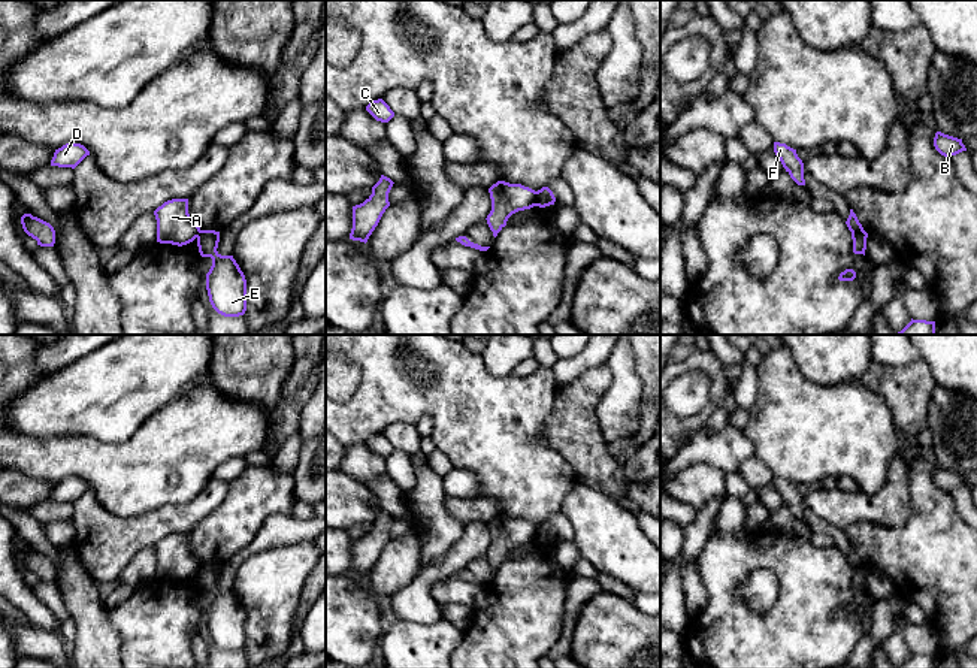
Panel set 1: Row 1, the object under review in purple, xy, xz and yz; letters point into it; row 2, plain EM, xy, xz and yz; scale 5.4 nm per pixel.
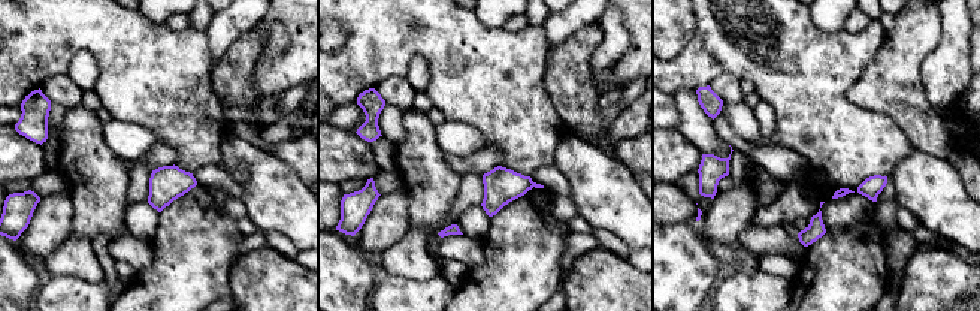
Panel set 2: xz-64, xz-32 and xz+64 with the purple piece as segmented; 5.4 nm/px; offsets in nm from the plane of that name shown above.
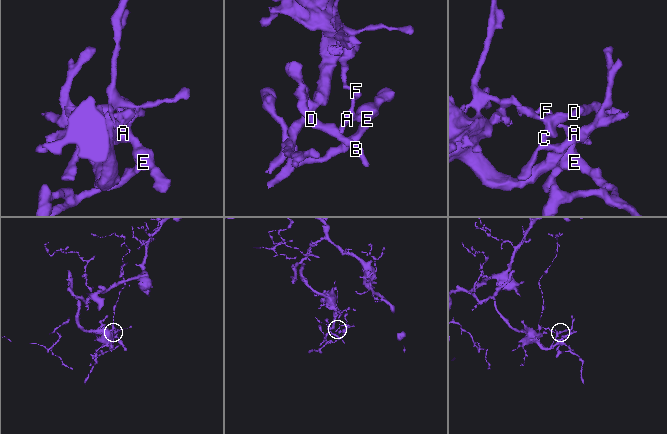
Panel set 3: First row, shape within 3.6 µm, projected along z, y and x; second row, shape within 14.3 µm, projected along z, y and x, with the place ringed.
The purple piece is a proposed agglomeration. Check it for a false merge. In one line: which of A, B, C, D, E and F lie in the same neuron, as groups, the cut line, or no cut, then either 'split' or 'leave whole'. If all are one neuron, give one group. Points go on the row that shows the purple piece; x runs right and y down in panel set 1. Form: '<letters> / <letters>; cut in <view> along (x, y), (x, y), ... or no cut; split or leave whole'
A B C D F / E; cut in xz along (537, 192), (534, 205); split

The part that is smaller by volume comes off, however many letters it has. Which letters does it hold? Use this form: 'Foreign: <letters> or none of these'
Foreign: E

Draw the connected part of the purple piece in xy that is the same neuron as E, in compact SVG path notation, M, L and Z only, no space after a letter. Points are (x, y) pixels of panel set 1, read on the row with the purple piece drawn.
M202 230L197 247L202 257L211 257L206 290L212 308L224 317L239 317L246 311L246 279L233 256L221 256L217 248L220 232Z

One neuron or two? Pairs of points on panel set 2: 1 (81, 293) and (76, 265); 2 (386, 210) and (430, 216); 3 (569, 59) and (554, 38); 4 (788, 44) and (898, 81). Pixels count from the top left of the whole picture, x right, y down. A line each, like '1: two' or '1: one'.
1: two
2: two
3: two
4: two

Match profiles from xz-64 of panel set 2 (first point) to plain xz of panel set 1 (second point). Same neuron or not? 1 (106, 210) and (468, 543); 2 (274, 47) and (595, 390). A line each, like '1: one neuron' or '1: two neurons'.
1: two neurons
2: two neurons

